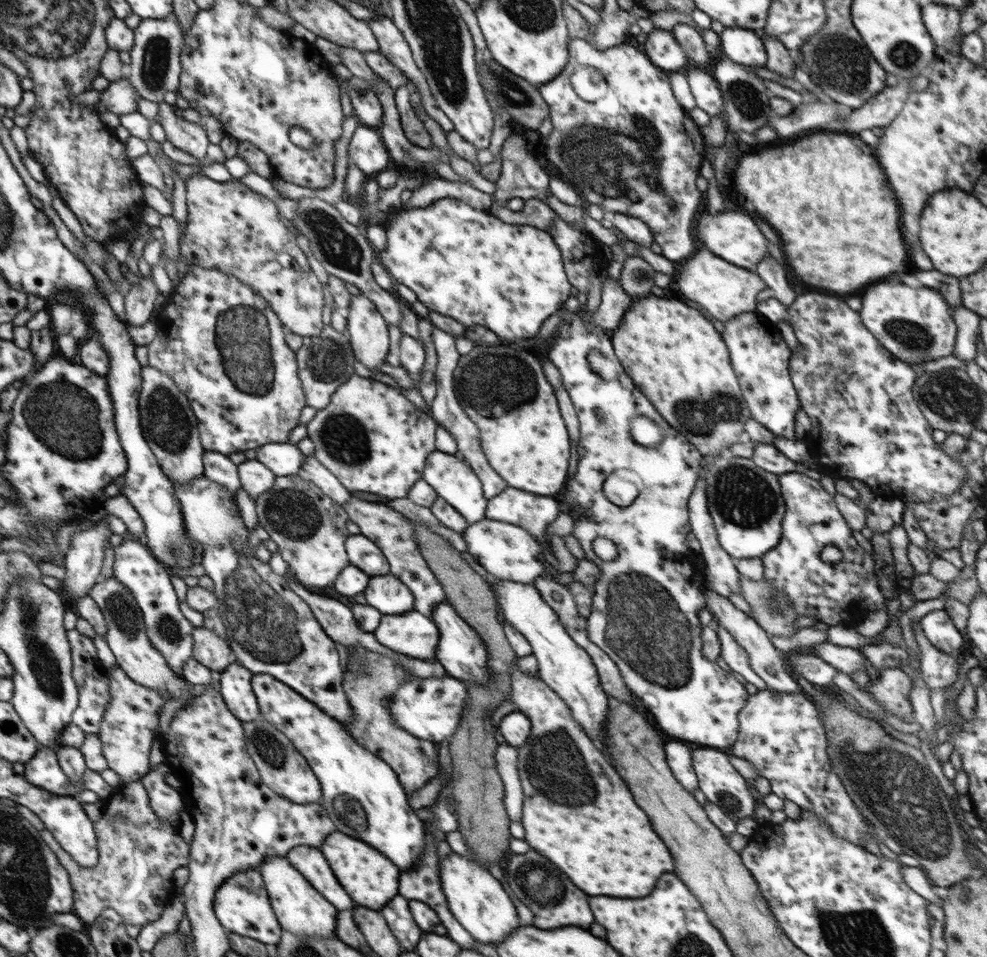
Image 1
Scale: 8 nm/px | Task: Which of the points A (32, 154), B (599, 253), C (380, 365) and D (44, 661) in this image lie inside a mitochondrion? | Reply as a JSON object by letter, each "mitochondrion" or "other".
{"A":"other","B":"other","C":"other","D":"mitochondrion"}

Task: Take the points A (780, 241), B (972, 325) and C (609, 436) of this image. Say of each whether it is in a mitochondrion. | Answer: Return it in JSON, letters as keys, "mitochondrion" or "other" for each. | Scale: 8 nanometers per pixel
{"A":"other","B":"other","C":"mitochondrion"}

